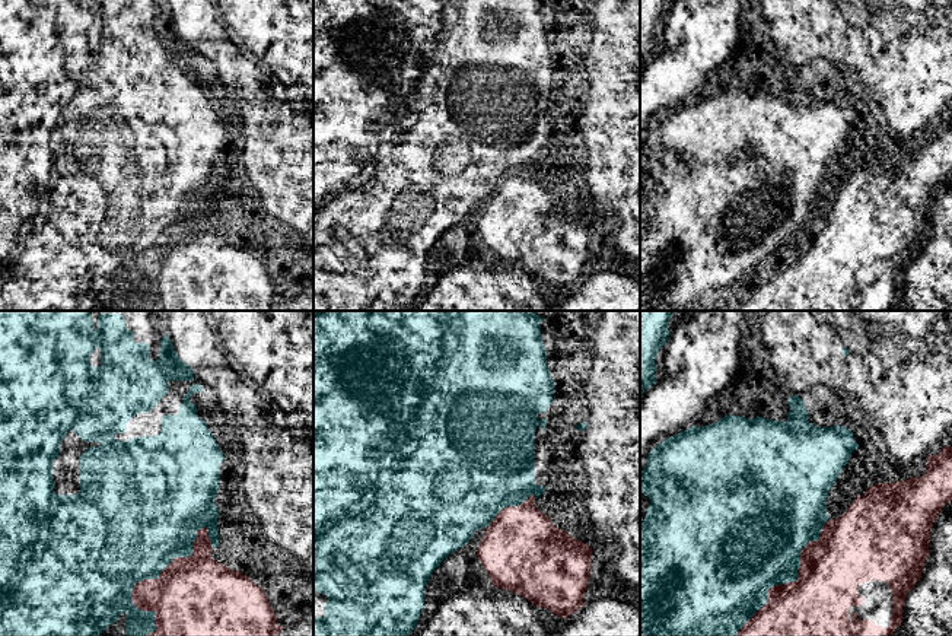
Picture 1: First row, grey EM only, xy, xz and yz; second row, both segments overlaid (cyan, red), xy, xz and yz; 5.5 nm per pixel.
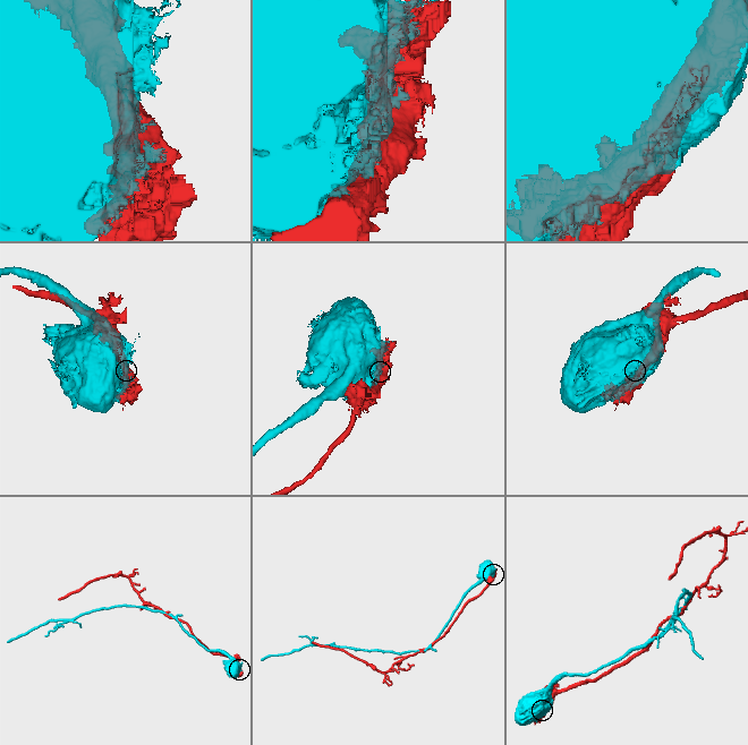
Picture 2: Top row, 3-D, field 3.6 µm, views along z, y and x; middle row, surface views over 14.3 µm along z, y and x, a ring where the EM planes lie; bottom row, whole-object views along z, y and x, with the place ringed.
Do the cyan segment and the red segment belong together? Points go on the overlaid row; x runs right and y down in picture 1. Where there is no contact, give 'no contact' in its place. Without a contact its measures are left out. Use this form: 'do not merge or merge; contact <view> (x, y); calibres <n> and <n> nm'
do not merge; contact xy (145, 578); calibres 500 and 380 nm

